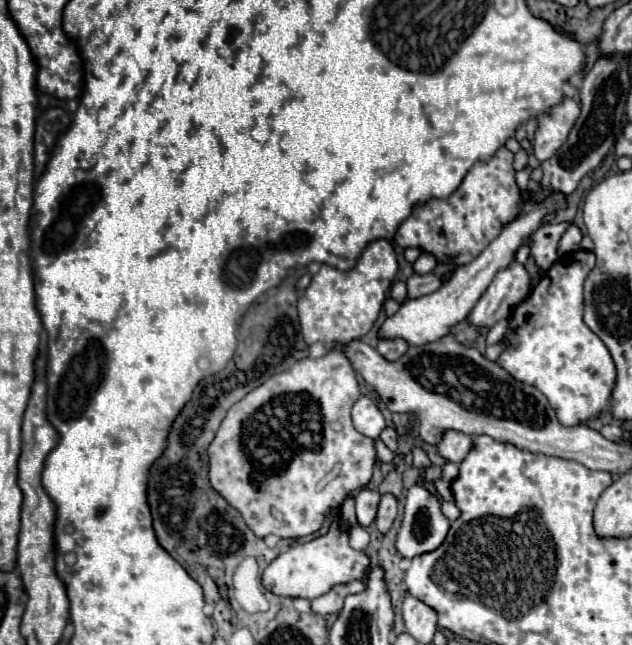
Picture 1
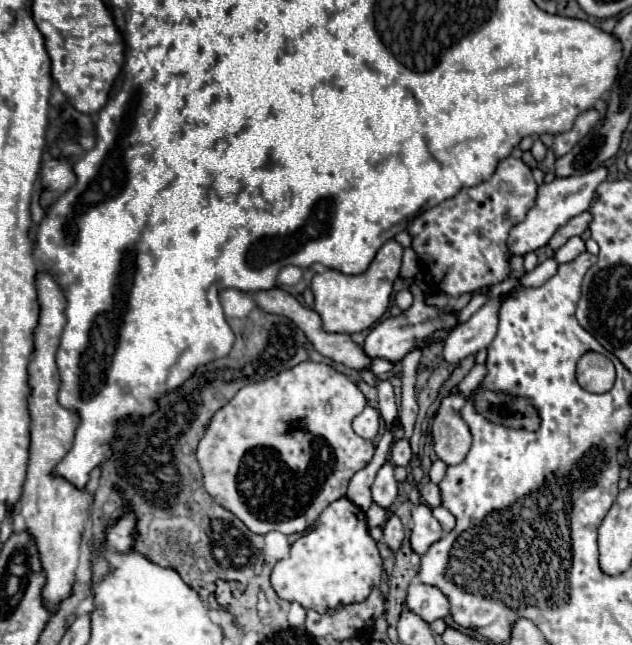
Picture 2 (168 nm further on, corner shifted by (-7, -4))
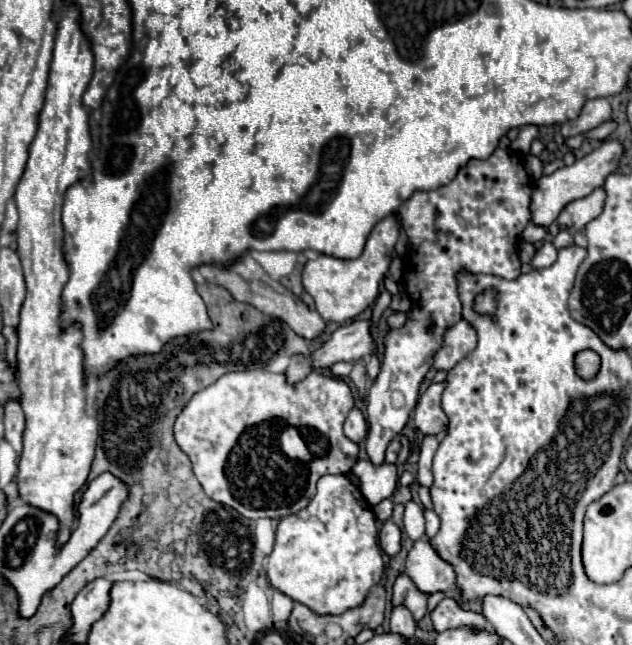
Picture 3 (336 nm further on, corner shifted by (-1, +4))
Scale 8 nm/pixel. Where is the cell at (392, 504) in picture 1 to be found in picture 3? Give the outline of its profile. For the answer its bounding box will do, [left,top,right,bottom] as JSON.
[380,520,400,556]

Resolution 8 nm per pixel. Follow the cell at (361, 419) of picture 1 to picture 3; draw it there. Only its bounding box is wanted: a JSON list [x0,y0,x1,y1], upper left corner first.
[344,408,368,442]

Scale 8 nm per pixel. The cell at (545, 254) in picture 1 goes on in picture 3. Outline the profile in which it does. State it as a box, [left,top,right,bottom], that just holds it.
[556,188,606,232]

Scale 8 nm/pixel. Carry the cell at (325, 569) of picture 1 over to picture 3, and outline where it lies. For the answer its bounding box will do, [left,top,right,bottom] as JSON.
[268,476,384,614]

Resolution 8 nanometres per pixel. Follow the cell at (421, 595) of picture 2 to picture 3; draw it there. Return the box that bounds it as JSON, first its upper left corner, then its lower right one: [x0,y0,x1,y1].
[406,540,454,594]

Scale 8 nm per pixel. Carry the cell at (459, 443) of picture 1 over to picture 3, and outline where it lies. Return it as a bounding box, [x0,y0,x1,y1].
[414,382,446,436]

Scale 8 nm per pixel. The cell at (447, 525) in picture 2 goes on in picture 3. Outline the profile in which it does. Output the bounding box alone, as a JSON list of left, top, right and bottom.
[424,510,440,538]

